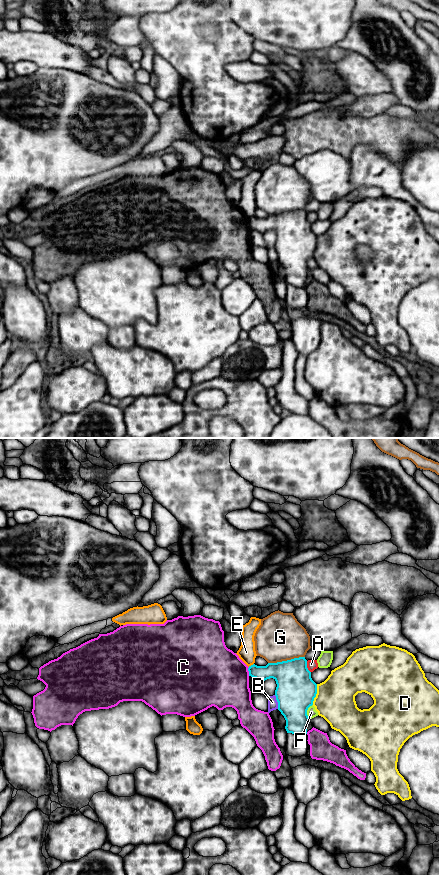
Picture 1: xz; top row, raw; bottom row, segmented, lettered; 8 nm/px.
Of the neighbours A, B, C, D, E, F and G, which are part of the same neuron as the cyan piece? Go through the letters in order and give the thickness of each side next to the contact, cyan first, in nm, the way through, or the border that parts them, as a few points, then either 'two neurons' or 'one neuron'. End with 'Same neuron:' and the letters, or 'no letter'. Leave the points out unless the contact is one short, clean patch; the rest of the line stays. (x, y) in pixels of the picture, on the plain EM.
A: calibres 320 and 80 nm; two neurons
B: calibres 320 and 80 nm; two neurons
C: calibres 150 and 460 nm; two neurons
D: calibres 320 and 320 nm; two neurons
E: calibres 160 and 140 nm; border xz (253, 215), (248, 218); two neurons
F: calibres 320 and 80 nm; two neurons
G: calibres 320 and 380 nm; two neurons
Same neuron: no letter

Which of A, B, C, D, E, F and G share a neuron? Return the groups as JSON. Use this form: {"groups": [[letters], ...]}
{"groups": [["A"], ["B"], ["C"], ["D"], ["E"], ["F"], ["G"]]}

